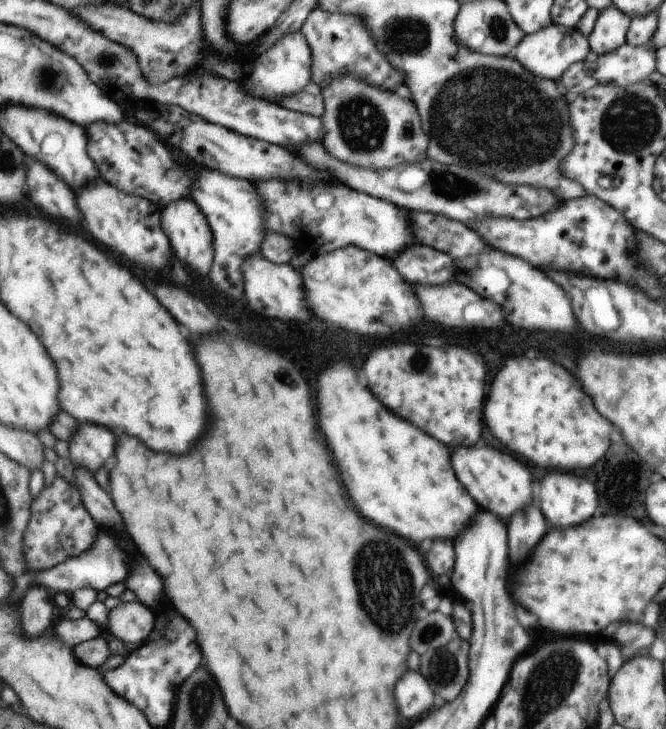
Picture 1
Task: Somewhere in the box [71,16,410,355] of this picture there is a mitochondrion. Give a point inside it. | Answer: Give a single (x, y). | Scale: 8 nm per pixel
(362, 128)

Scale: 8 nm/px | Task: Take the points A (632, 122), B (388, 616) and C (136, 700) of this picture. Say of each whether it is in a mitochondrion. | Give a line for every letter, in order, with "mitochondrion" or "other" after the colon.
A: mitochondrion
B: mitochondrion
C: other

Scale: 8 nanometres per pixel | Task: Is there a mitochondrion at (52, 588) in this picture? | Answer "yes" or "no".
no

